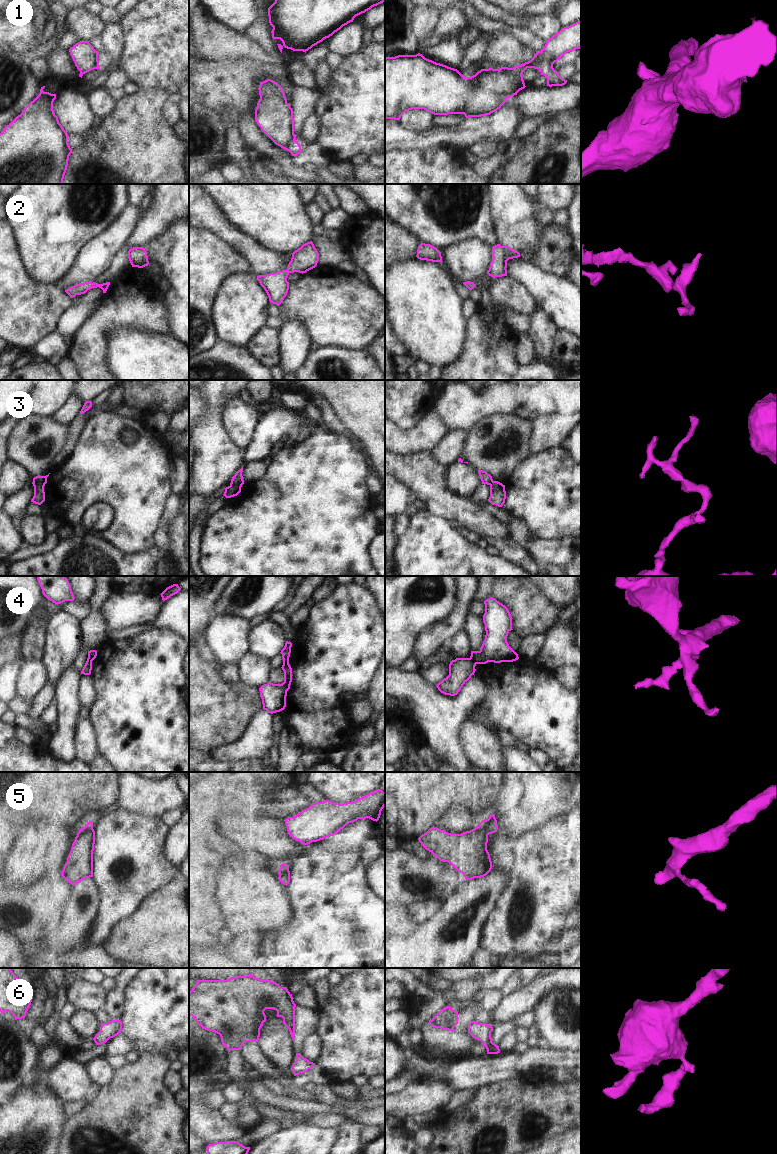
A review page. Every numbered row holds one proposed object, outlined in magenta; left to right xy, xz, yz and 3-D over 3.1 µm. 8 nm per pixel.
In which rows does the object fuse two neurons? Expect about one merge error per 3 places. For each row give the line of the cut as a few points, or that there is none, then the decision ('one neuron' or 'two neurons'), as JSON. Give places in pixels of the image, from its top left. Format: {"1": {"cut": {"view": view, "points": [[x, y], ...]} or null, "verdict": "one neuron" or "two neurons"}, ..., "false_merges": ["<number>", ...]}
{"1": {"cut": {"view": "yz", "points": [[552, 63], [541, 62], [536, 68]]}, "verdict": "two neurons"}, "2": {"cut": null, "verdict": "one neuron"}, "3": {"cut": {"view": "xy", "points": [[33, 481], [44, 485]]}, "verdict": "two neurons"}, "4": {"cut": {"view": "yz", "points": [[470, 657], [476, 663]]}, "verdict": "two neurons"}, "5": {"cut": {"view": "yz", "points": [[479, 825], [488, 834]]}, "verdict": "two neurons"}, "6": {"cut": null, "verdict": "one neuron"}, "false_merges": ["1", "3", "4", "5"]}

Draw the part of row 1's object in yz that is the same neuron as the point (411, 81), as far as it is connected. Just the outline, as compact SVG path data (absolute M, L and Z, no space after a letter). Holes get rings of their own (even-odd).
M581 20L562 28L546 41L545 47L537 51L535 56L524 64L513 68L501 67L499 69L481 69L471 77L464 77L457 69L436 63L425 58L422 54L398 55L385 58L385 118L400 120L401 116L412 109L424 109L434 115L464 114L466 119L469 117L481 117L490 115L497 111L506 100L524 89L523 72L527 68L537 69L542 62L554 64L563 55L570 51L581 48Z

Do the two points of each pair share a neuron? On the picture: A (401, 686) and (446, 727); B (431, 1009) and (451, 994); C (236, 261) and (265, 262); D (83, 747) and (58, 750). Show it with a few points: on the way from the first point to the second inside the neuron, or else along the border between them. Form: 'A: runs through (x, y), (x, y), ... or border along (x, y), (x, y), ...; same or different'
A: runs through (412, 693), (435, 716); same
B: runs through (436, 1004), (446, 997); same
C: border along (231, 246), (249, 262), (252, 270); different
D: border along (74, 724), (76, 758); different

